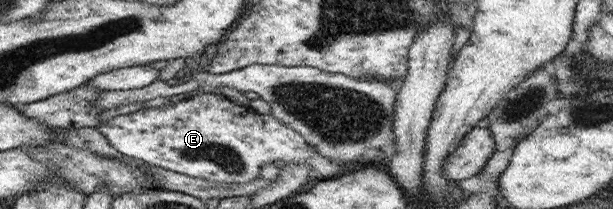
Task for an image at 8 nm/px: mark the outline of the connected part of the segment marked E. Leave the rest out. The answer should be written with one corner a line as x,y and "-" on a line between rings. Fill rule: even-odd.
198,91
196,96
192,96
188,99
184,96
183,100
180,98
179,101
176,100
176,102
169,102
168,104
164,104
164,106
150,107
146,109
142,108
134,113
120,114
110,120
100,122
97,125
97,128
98,131
100,131
100,133
102,133
102,135
110,141
110,145
114,147
114,149
118,149
118,151
122,152
124,155
128,155
128,157
137,158
145,163
158,165
158,167
164,167
164,169
170,169
186,175
194,176
196,179
208,179
212,183
249,183
261,175
262,166
266,163
296,162
296,164
302,164
306,162
306,164
310,166
312,175
318,175
321,179
330,179
332,175
336,177
336,173
348,173
348,171
340,171
340,167
344,167
344,165
341,165
338,162
333,162
330,158
326,158
326,156
322,156
322,154
318,153
314,147
311,147
308,143
306,143
306,140
302,137
302,135
300,135
300,133
294,131
294,129
290,126
280,123
280,121
278,121
278,119
276,119
272,114
259,114
251,105
236,105
236,103
232,102
229,98
226,98
226,96
222,94

